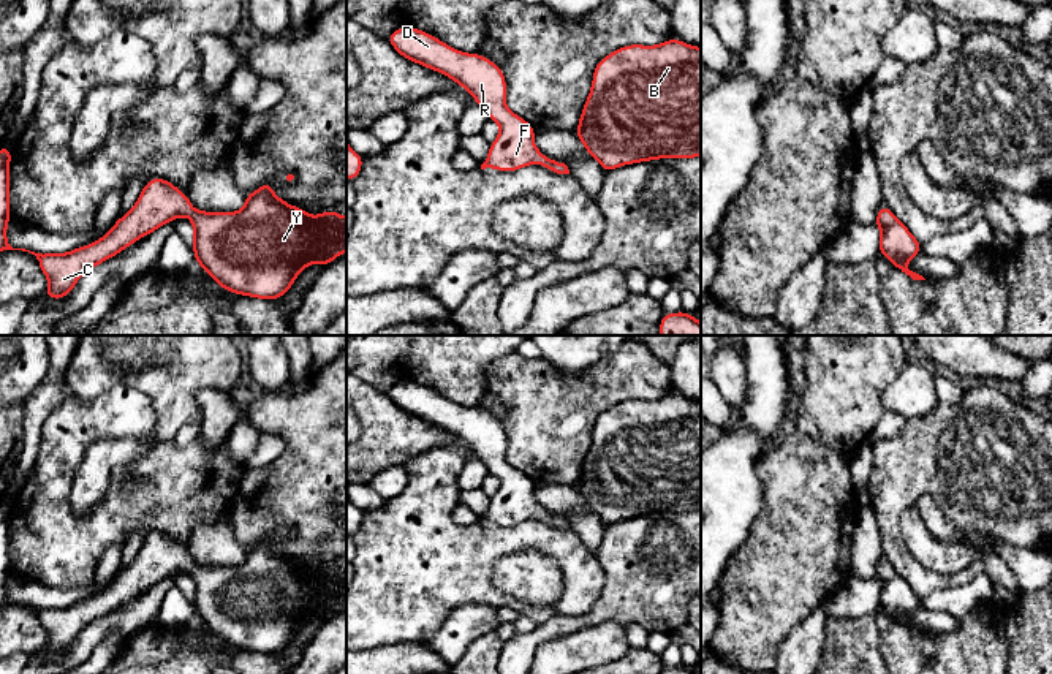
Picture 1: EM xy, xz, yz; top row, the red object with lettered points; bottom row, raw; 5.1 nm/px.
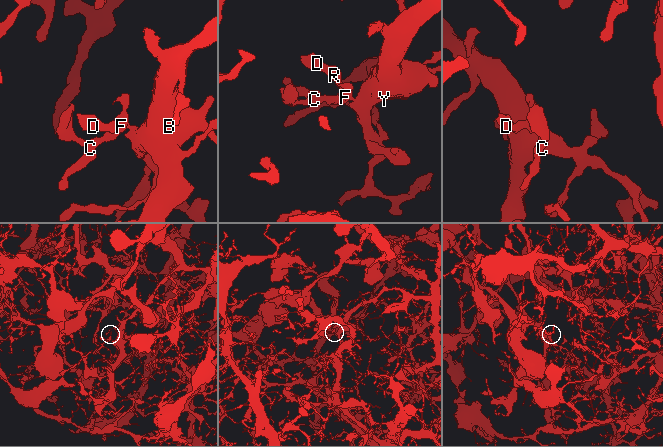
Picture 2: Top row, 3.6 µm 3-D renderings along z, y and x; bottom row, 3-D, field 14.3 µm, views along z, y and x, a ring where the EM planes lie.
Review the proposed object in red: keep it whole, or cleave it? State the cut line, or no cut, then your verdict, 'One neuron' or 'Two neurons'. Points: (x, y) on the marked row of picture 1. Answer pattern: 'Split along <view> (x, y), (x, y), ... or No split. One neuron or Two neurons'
No split. One neuron

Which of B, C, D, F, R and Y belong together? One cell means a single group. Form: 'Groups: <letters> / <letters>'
Groups: B C D F R Y

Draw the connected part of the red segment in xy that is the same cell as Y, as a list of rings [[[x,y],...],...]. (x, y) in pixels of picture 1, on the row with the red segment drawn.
[[[0,147],[0,253],[5,250],[22,250],[36,256],[43,274],[47,277],[47,299],[66,297],[76,282],[92,267],[115,256],[138,239],[157,231],[168,222],[187,215],[195,228],[191,248],[196,263],[223,290],[240,296],[275,301],[285,296],[296,277],[313,263],[331,264],[346,252],[346,217],[323,210],[310,217],[305,209],[293,207],[274,195],[271,182],[256,191],[245,195],[245,207],[237,212],[204,212],[191,207],[190,198],[180,193],[174,184],[161,177],[150,179],[141,190],[133,209],[122,215],[115,225],[96,242],[74,248],[68,253],[35,253],[25,248],[13,248],[6,240],[9,223],[9,161],[13,149]]]

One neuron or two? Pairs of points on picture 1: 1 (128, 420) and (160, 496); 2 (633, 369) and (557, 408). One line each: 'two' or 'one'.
1: one
2: one

